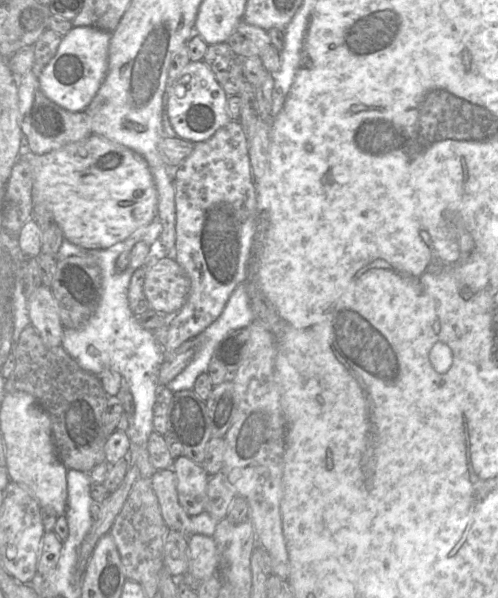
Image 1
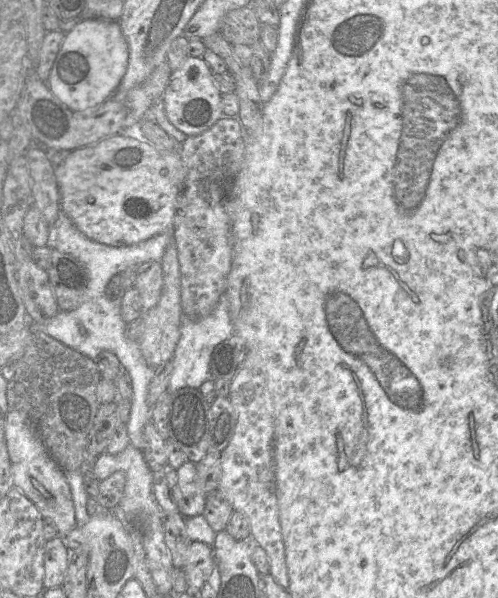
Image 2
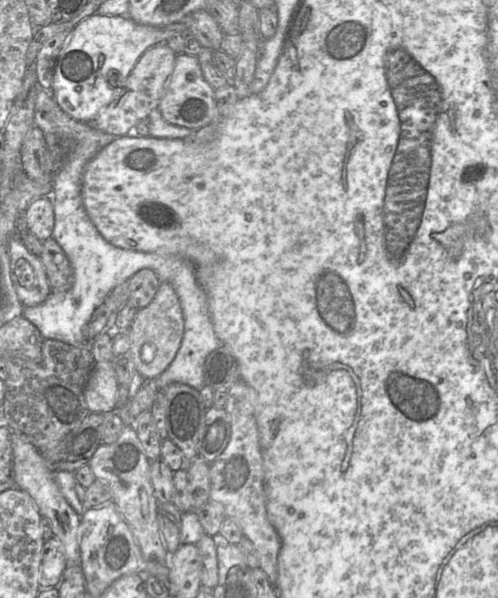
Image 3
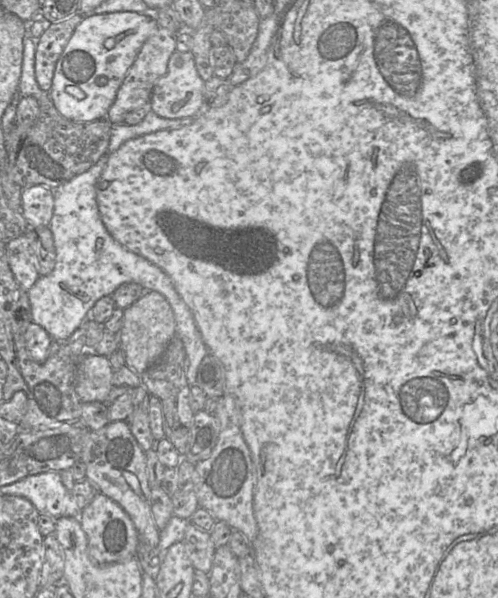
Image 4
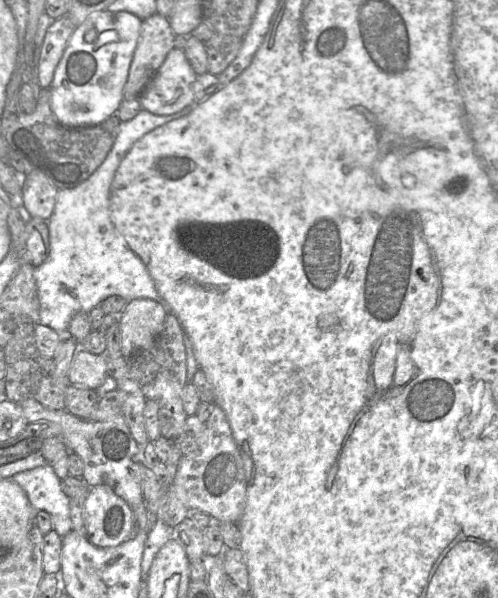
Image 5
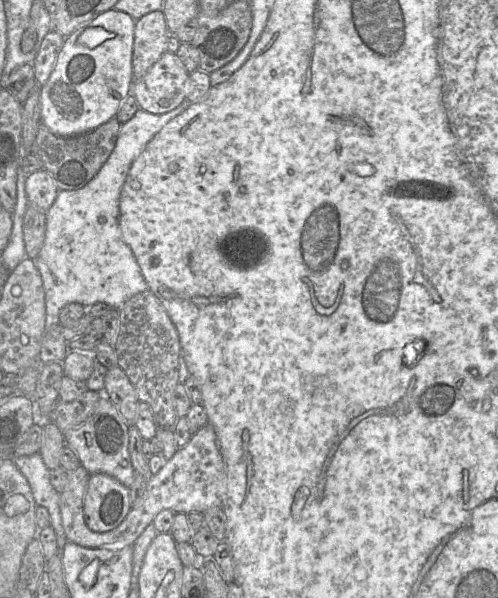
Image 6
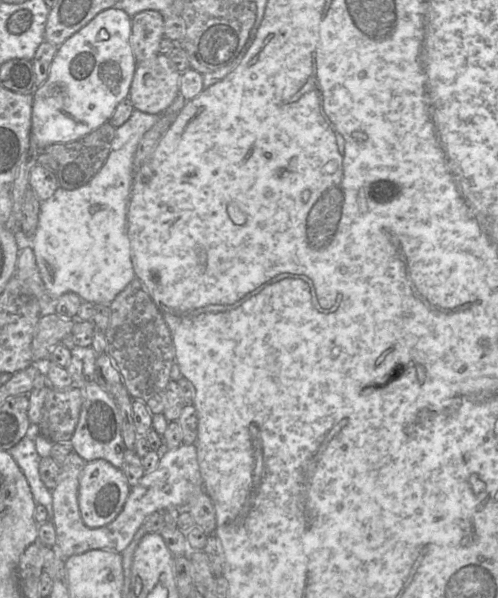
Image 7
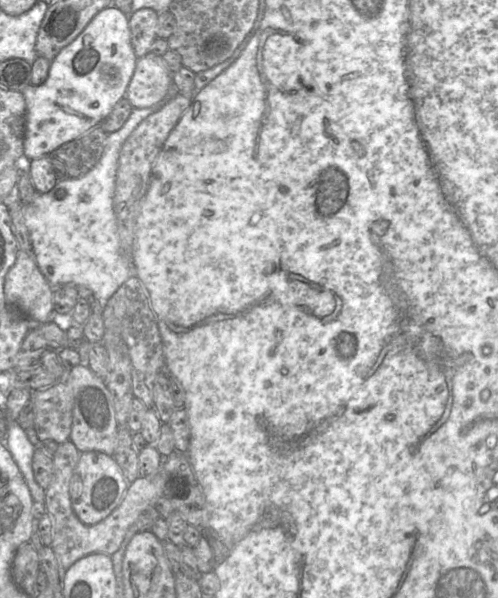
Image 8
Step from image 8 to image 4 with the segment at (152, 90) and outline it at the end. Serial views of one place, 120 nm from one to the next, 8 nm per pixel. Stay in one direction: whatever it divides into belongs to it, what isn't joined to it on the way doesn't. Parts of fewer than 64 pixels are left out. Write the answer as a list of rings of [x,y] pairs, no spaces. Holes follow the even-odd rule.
[[[174,51],[168,61],[168,69],[154,86],[148,108],[167,119],[182,119],[197,115],[204,107],[204,80],[198,74],[191,51]]]

